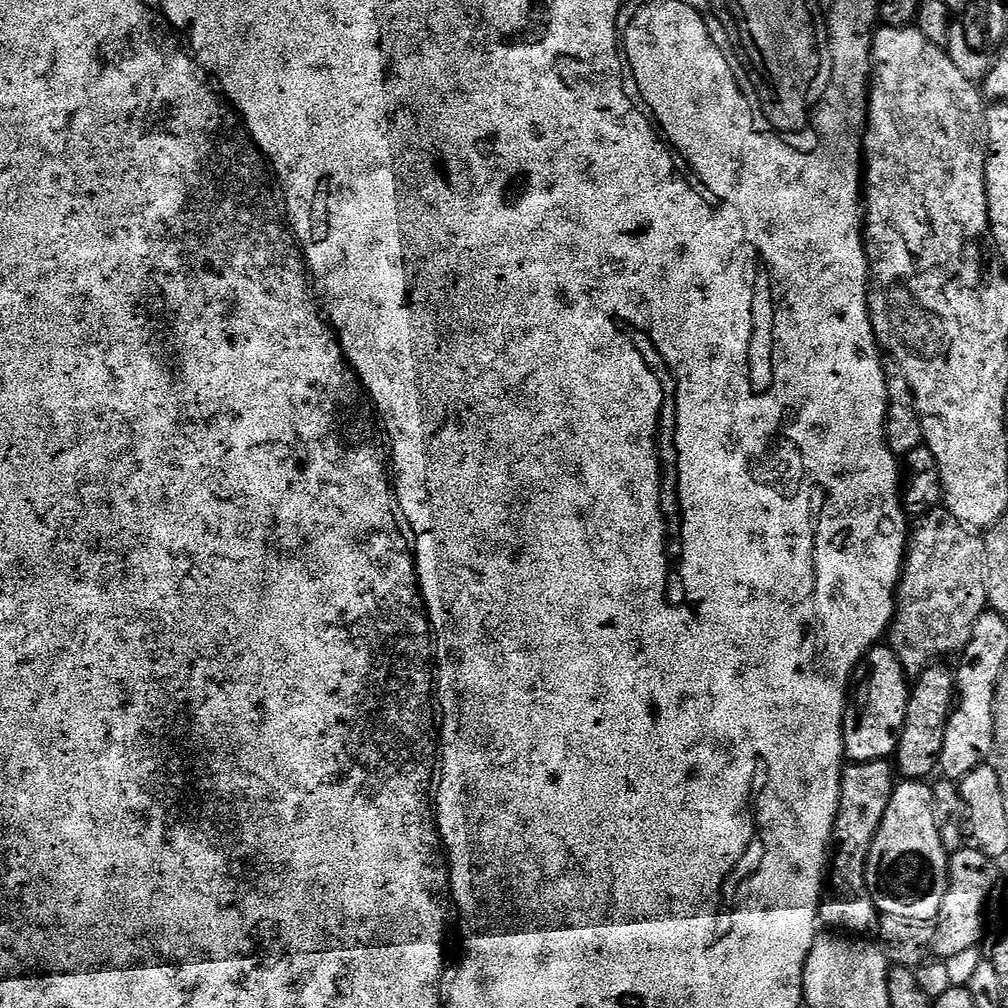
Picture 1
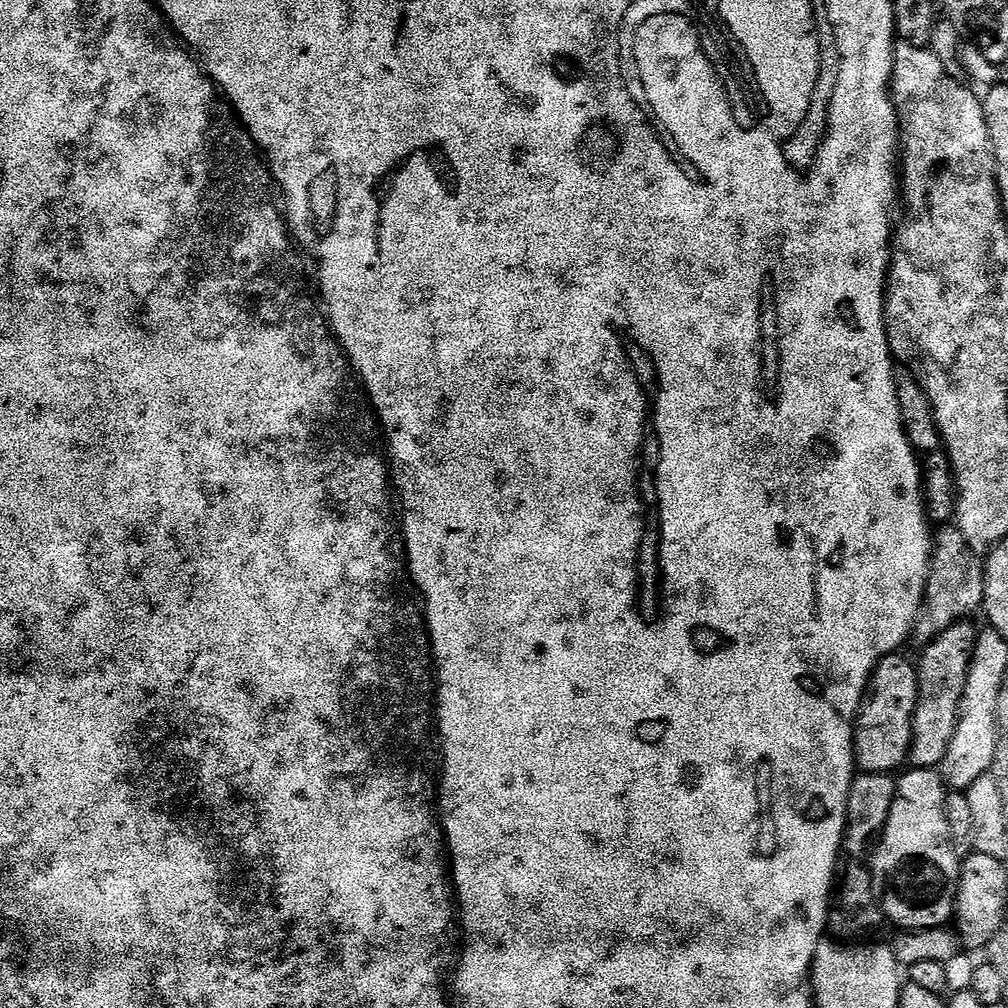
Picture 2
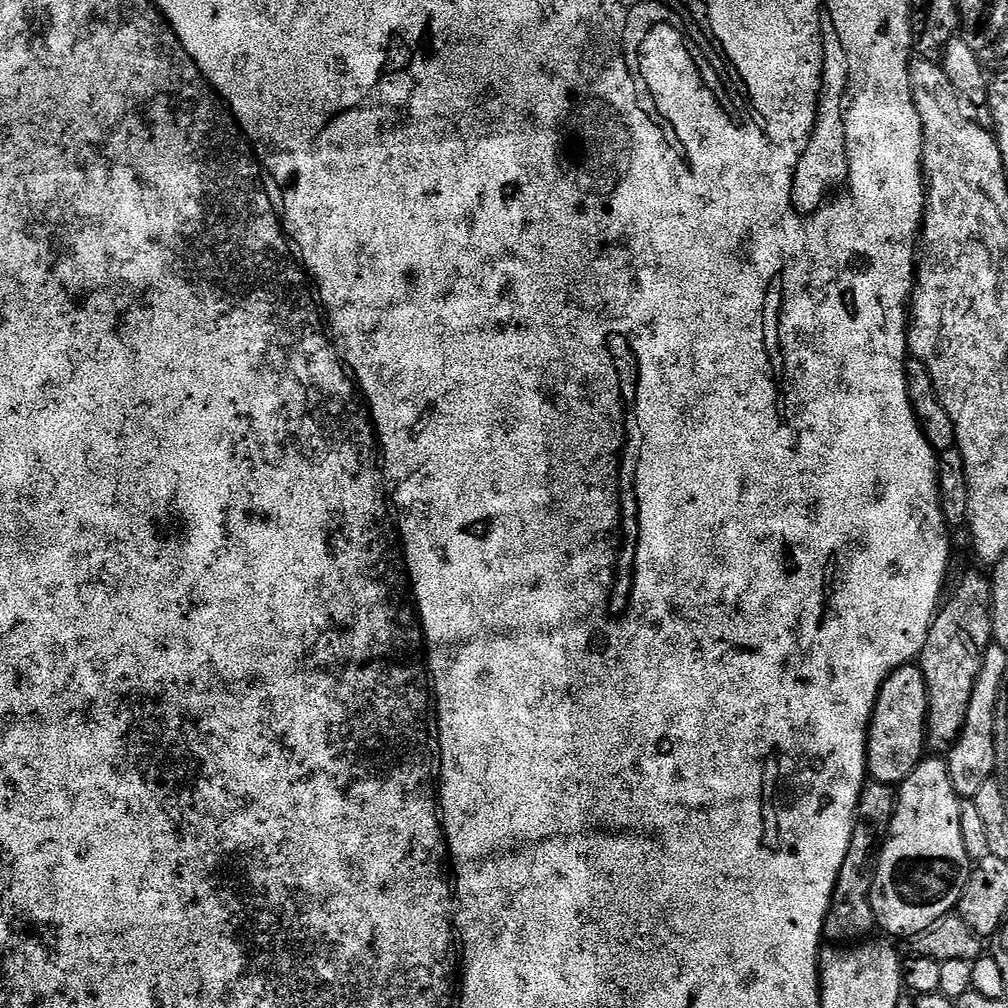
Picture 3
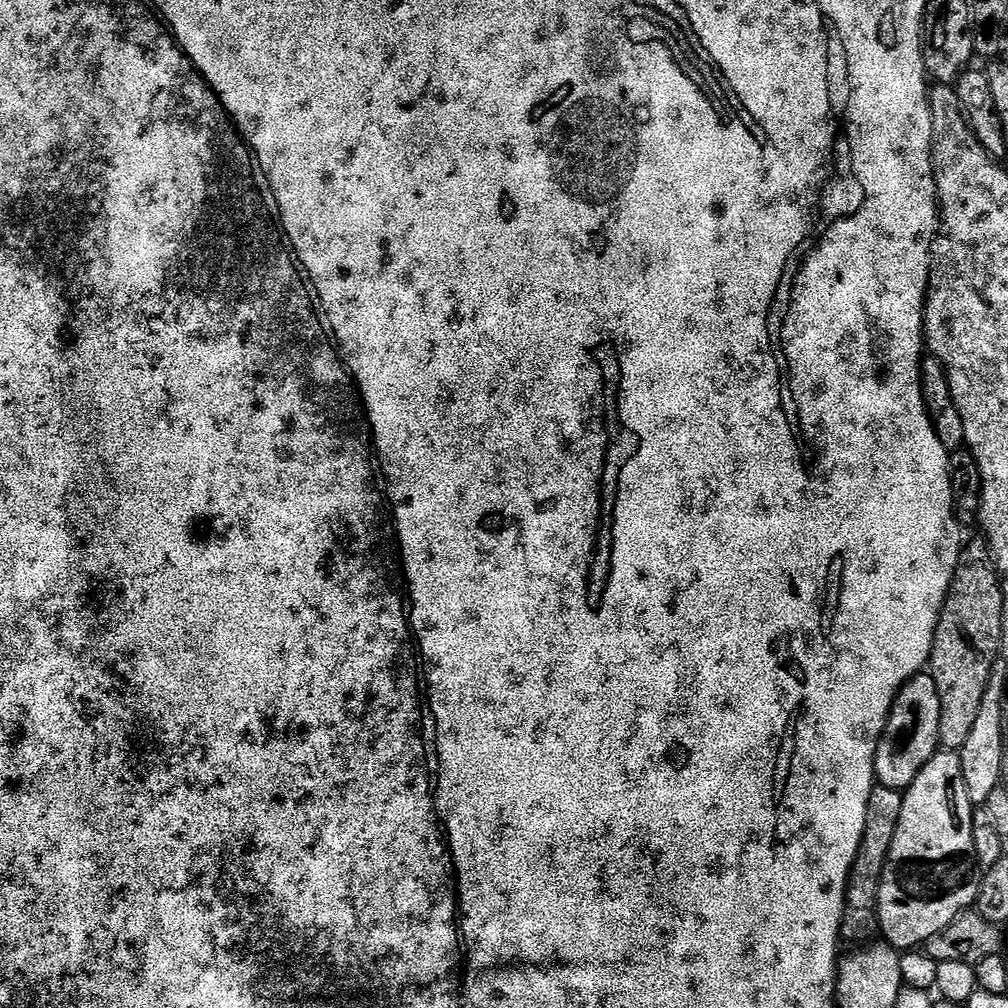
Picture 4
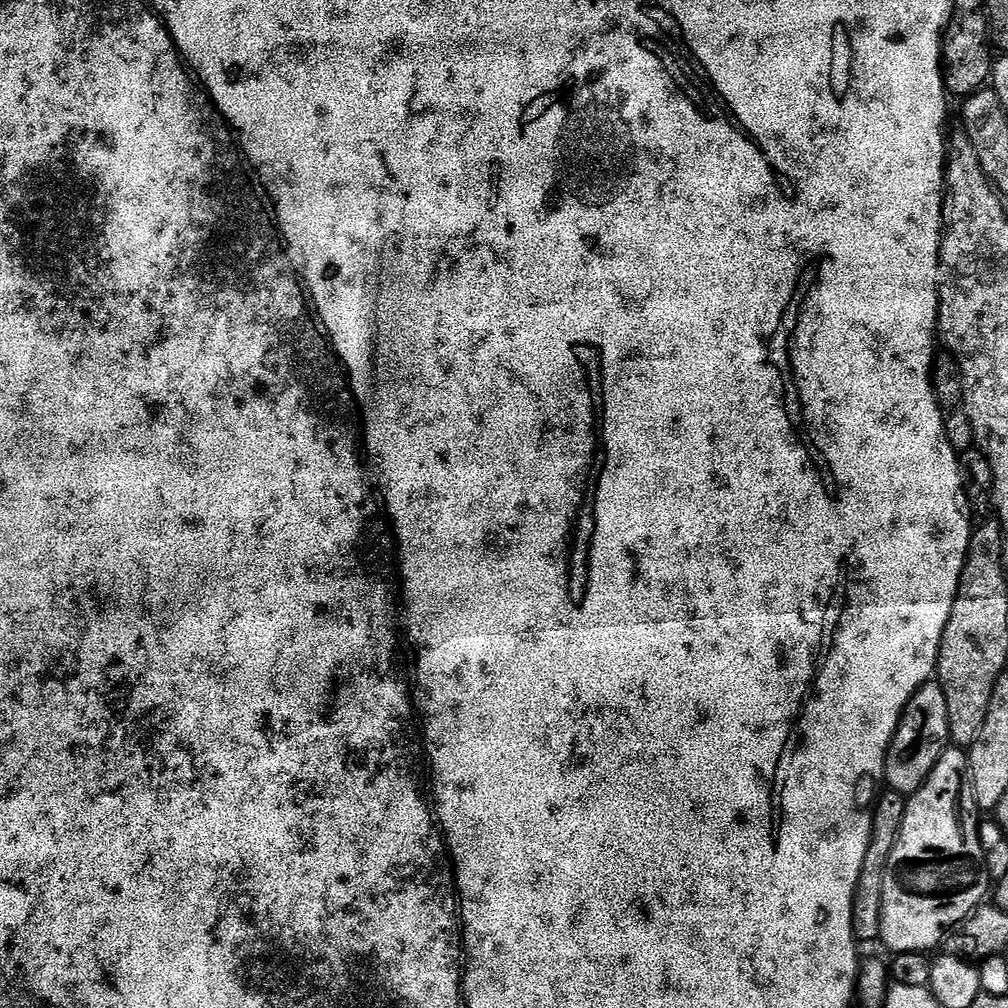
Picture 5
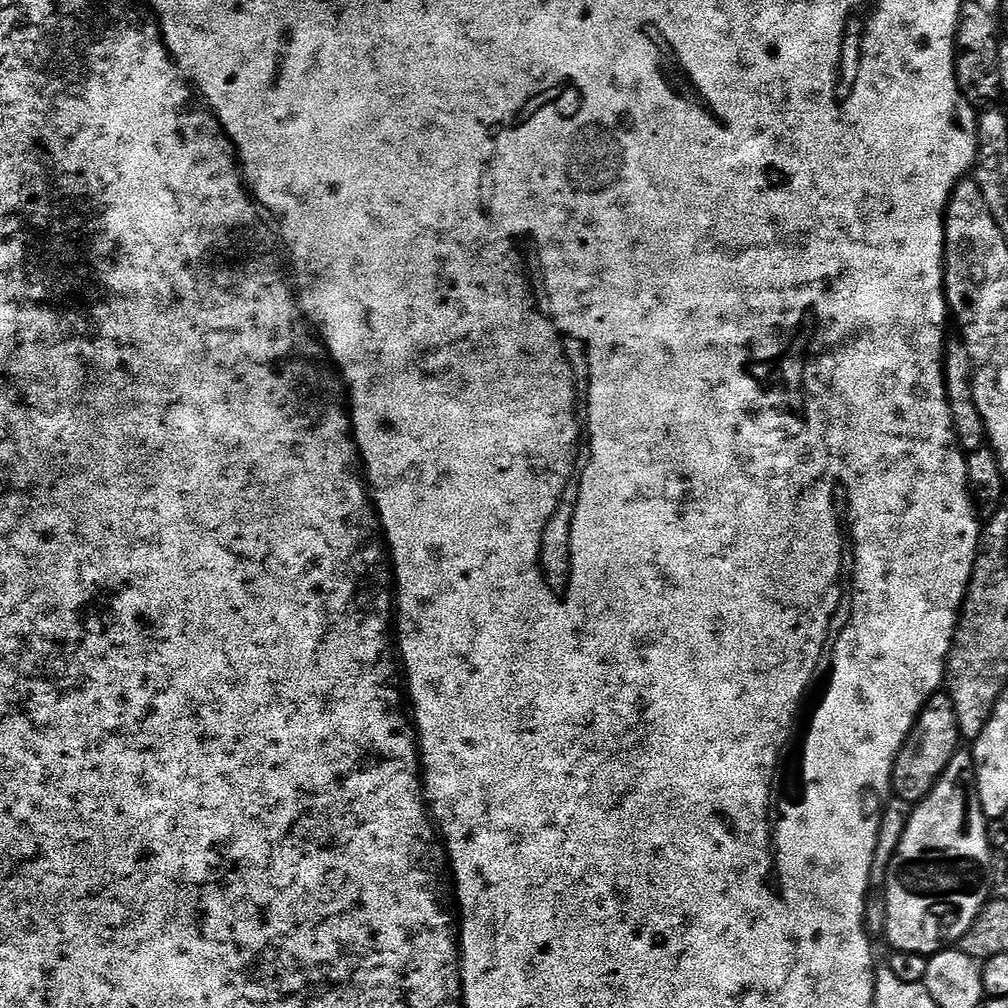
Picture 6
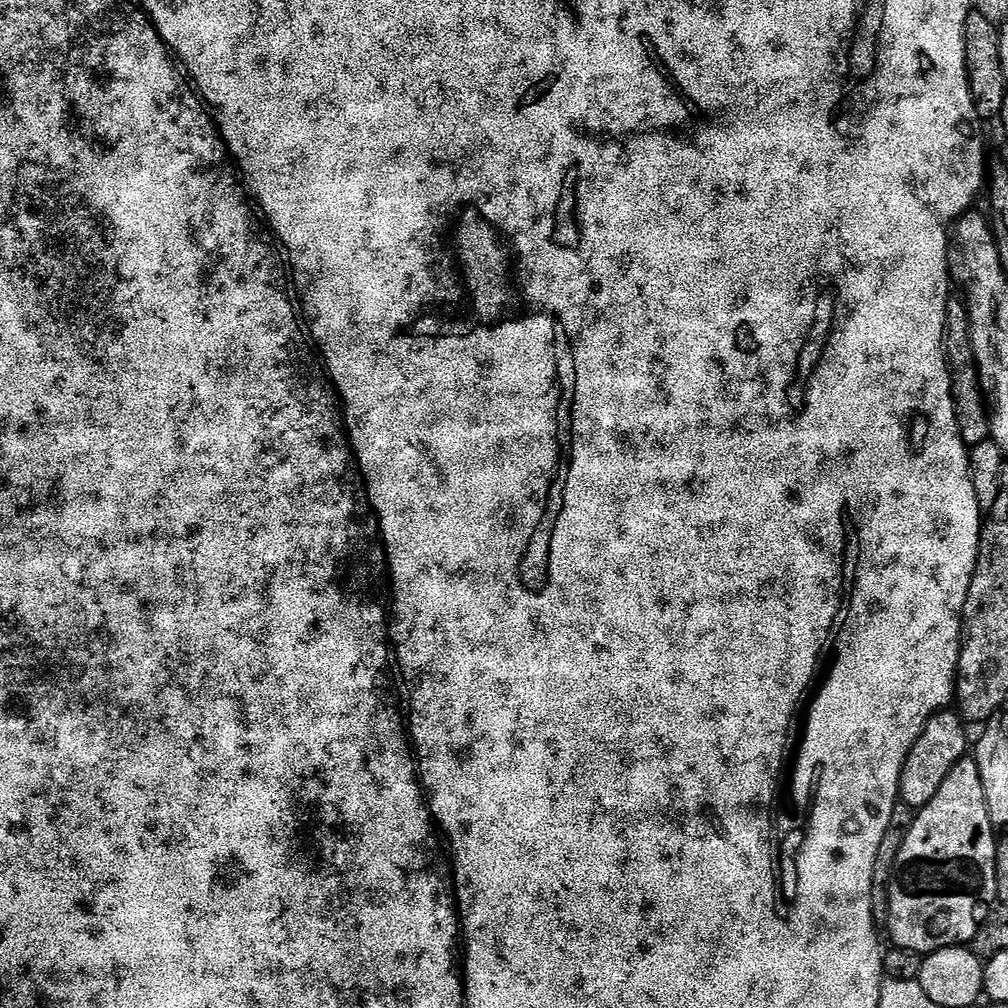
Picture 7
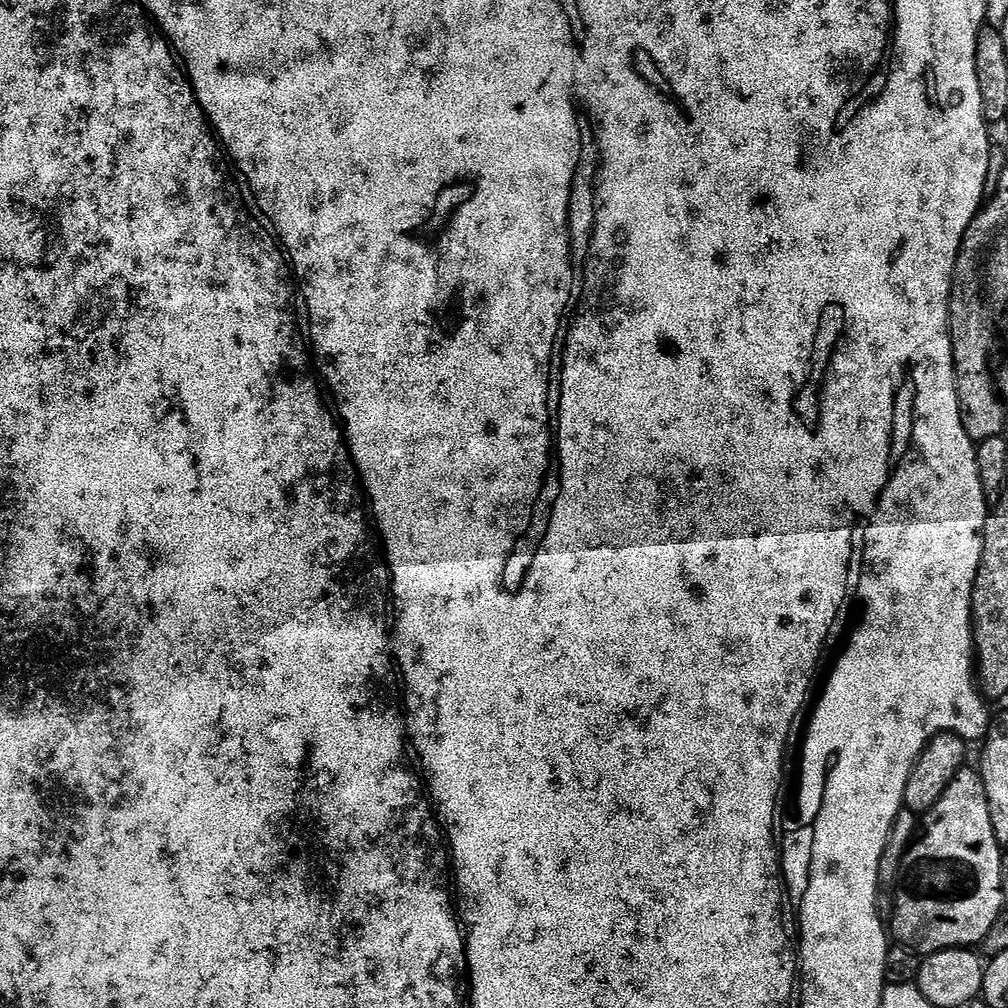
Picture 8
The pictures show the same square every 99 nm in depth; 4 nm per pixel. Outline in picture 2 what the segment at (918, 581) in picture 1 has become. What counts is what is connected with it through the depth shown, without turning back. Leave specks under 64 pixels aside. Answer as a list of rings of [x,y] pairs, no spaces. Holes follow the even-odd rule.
[[[944,526],[935,533],[932,545],[932,562],[928,570],[928,585],[924,587],[924,603],[920,606],[920,613],[916,624],[912,628],[911,639],[917,640],[920,646],[930,643],[938,634],[950,630],[950,626],[967,621],[975,612],[981,611],[984,603],[984,564],[981,557],[973,552],[966,542],[959,527]]]

